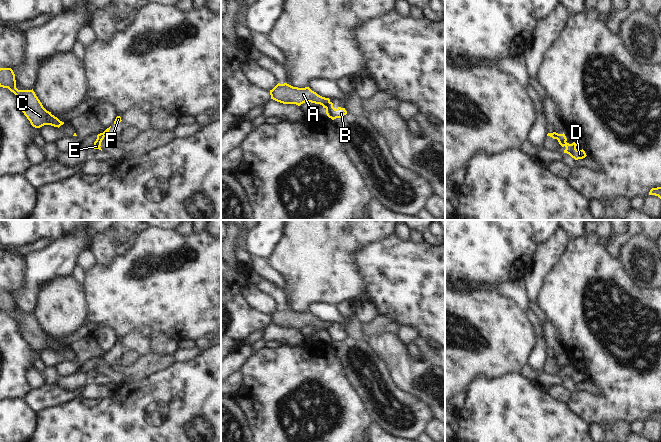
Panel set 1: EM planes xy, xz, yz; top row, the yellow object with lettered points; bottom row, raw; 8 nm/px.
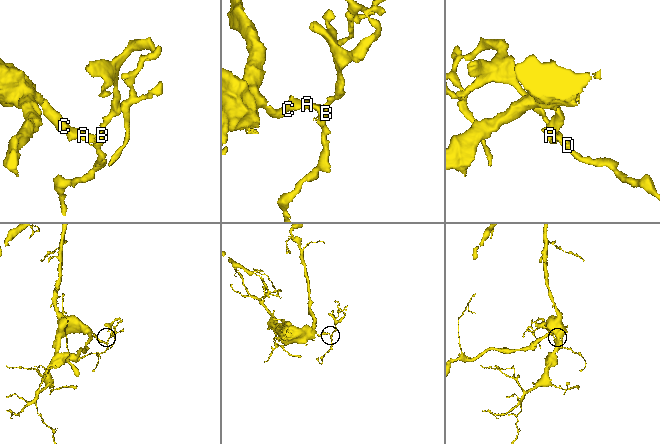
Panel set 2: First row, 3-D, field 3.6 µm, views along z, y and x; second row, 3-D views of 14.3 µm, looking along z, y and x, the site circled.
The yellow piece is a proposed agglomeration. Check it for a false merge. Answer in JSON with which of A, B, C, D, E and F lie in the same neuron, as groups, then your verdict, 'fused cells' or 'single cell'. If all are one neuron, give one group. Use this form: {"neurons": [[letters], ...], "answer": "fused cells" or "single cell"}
{"neurons": [["A", "C", "E"], ["B", "D", "F"]], "answer": "fused cells"}

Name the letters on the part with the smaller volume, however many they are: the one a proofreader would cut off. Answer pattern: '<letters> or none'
B, D, F

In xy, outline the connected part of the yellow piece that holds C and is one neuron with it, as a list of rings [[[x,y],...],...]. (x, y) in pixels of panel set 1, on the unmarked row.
[[[0,292],[0,311],[8,312],[17,320],[22,336],[33,351],[51,349],[59,352],[64,348],[43,331],[33,313],[18,314],[16,312],[15,298],[11,292]]]

